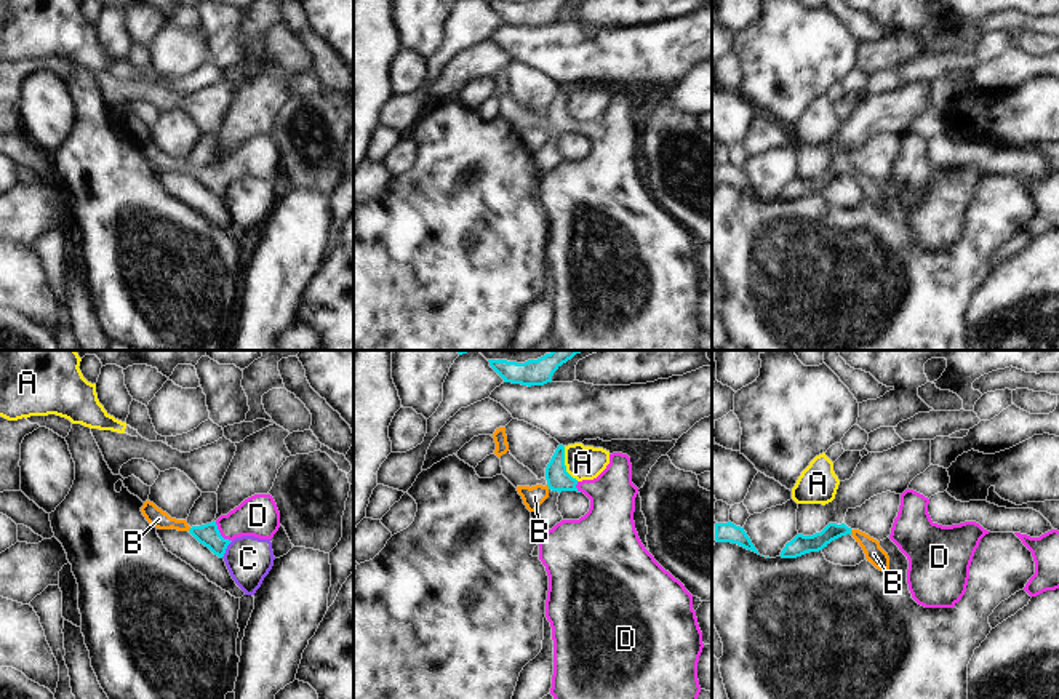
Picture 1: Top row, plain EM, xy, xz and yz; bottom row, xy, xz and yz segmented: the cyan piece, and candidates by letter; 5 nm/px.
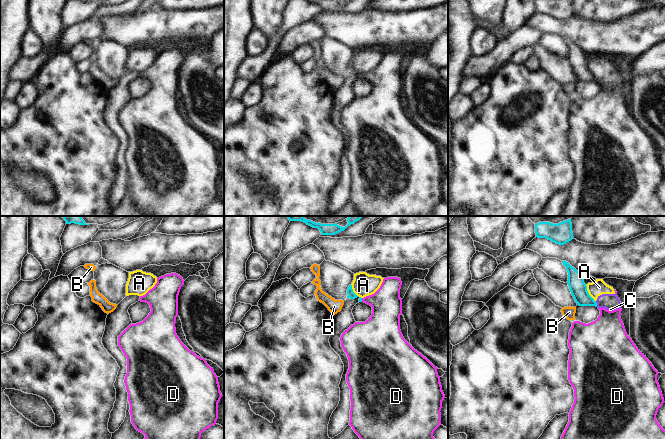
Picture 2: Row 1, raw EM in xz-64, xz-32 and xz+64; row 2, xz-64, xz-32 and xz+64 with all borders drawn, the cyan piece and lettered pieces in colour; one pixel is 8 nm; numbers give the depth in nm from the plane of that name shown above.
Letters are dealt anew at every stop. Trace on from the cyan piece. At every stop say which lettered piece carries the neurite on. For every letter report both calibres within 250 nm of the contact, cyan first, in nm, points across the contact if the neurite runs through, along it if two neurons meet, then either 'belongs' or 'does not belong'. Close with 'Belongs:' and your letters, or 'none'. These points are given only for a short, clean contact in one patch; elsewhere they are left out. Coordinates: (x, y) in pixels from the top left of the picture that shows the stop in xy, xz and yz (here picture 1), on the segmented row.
A: 120 nm thick on the cyan side, 180 nm on the other; border along xz (563, 447), (565, 469), (578, 480); does not belong
B: 100 nm thick on the cyan side, 90 nm on the other; border along yz (850, 530), (851, 535); does not belong
C: 120 nm thick on the cyan side, 240 nm on the other; border along xy (232, 541), (221, 557); does not belong
D: 120 nm thick on the cyan side, 200 nm on the other; runs through xy (208, 535), (219, 533), (227, 527), (258, 515); belongs
Belongs: D

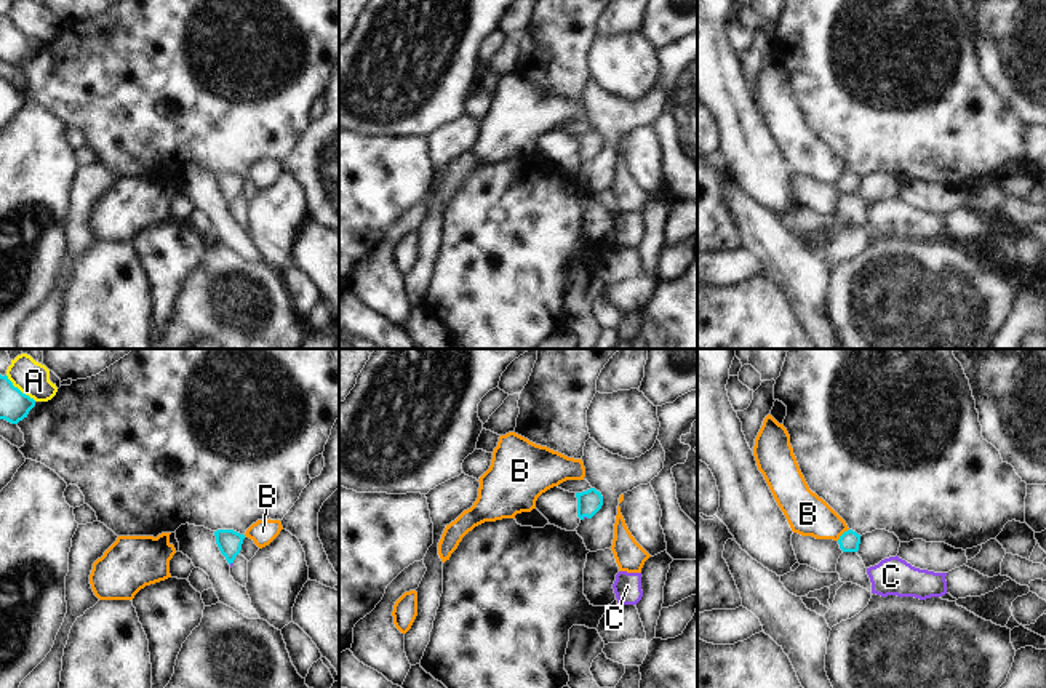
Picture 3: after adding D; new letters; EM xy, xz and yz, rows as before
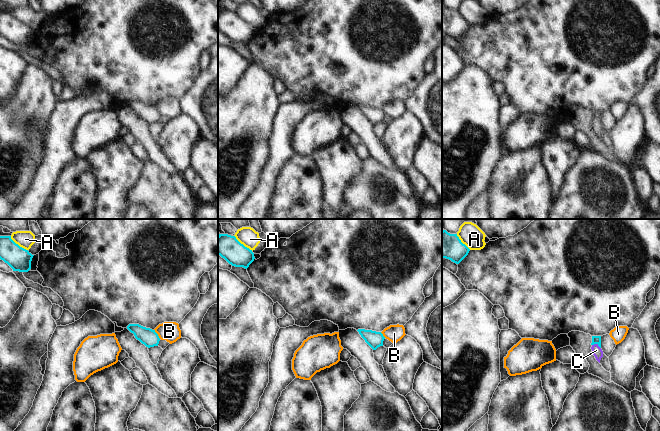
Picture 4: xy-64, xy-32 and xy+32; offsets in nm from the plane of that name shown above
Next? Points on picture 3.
A: 150 nm thick on the cyan side, 170 nm on the other; does not belong
B: 100 nm thick on the cyan side, 200 nm on the other; does not belong
C: 120 nm thick on the cyan side, 20 nm on the other; runs through xz (589, 503), (586, 516), (584, 517); belongs
Belongs: C

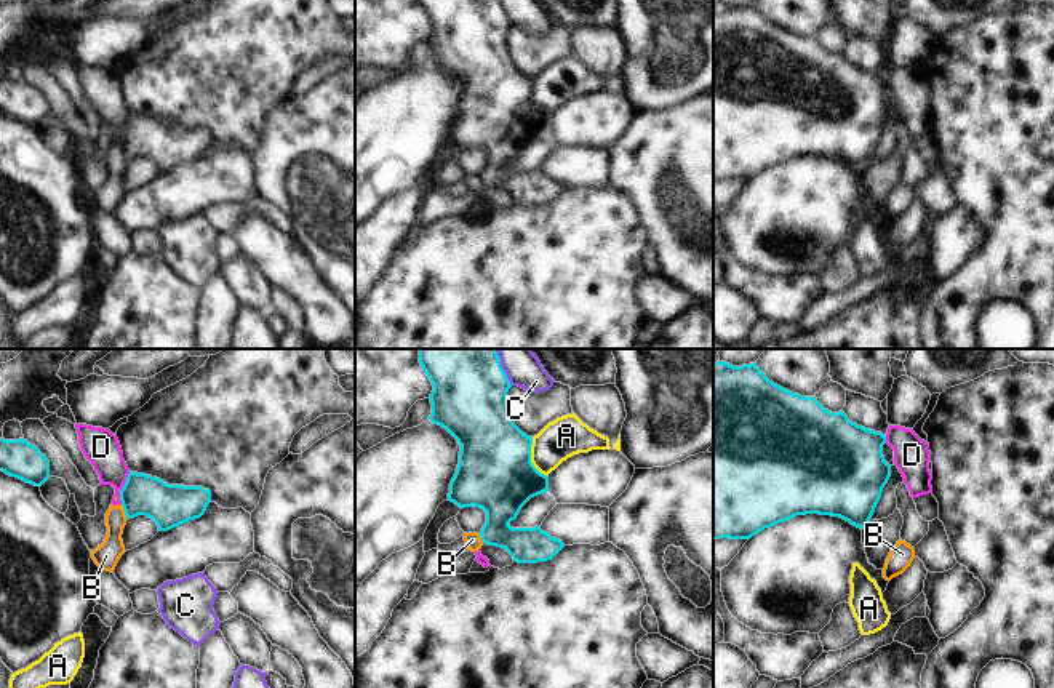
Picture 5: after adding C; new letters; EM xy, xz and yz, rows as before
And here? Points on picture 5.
A: 380 nm thick on the cyan side, 200 nm on the other; does not belong
B: 220 nm thick on the cyan side, 130 nm on the other; border along xy (120, 504), (127, 519); does not belong
C: 380 nm thick on the cyan side, 180 nm on the other; does not belong
D: 220 nm thick on the cyan side, 180 nm on the other; border along xy (130, 471), (120, 490), (120, 503); does not belong
Belongs: none

